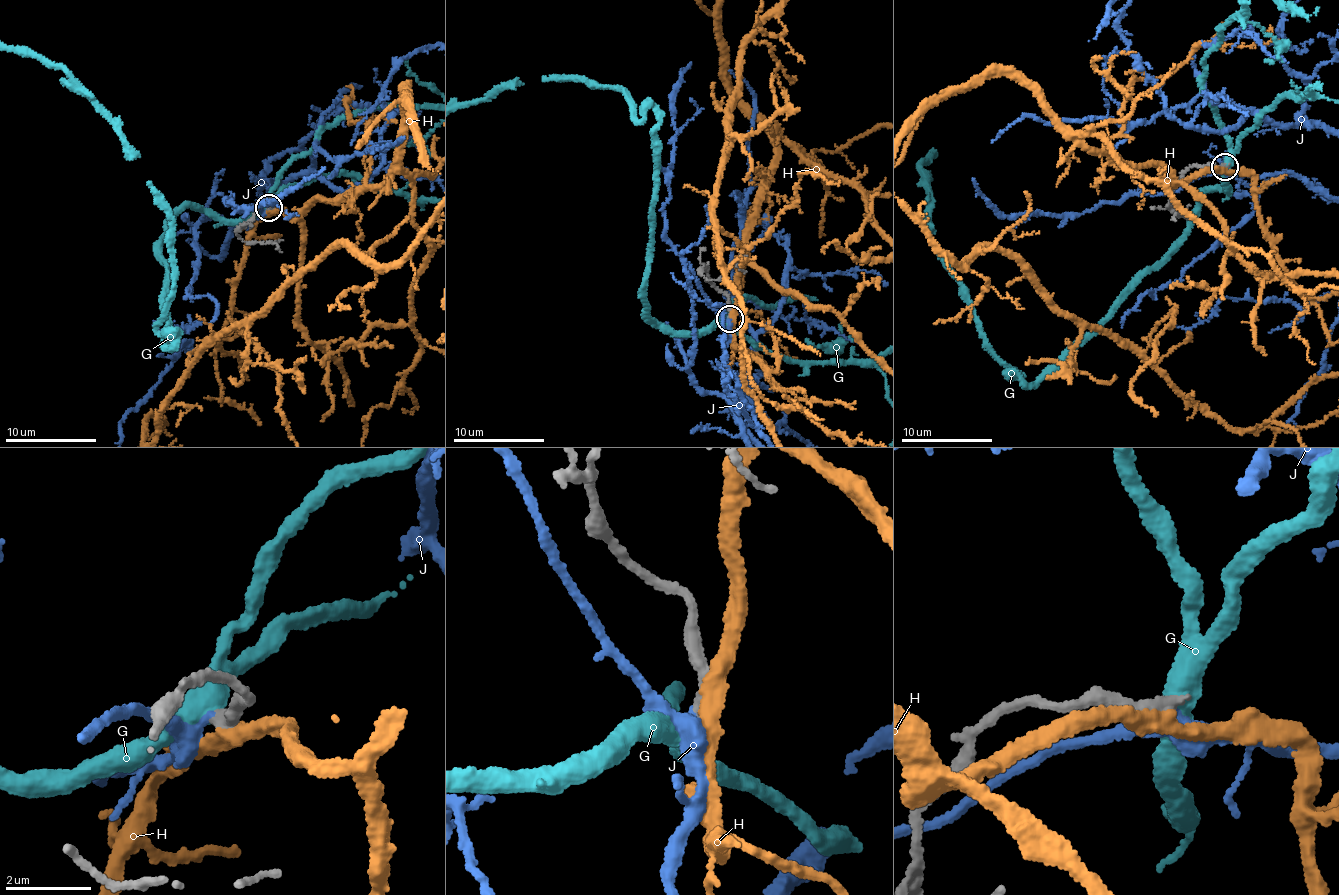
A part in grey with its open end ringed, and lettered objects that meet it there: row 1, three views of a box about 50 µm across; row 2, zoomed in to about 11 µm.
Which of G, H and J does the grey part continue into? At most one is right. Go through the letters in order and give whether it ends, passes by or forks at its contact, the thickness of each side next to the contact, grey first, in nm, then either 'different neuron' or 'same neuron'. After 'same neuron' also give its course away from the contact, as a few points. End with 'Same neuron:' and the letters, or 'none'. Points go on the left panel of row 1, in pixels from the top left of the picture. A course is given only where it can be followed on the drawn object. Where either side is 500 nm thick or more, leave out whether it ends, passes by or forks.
G: it passes by; calibres 360 and 480 nm; different neuron
H: it passes by; calibres 440 and 400 nm; different neuron
J: it passes by; calibres 400 and 220 nm; same neuron
Same neuron: J

